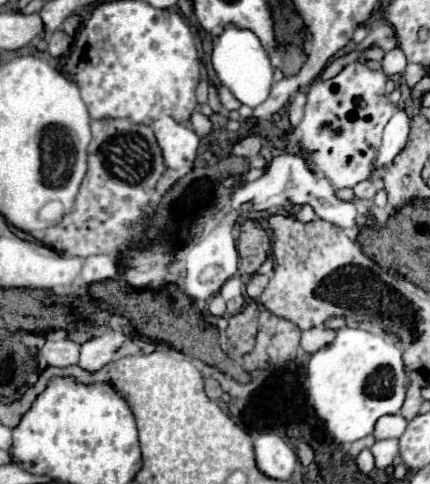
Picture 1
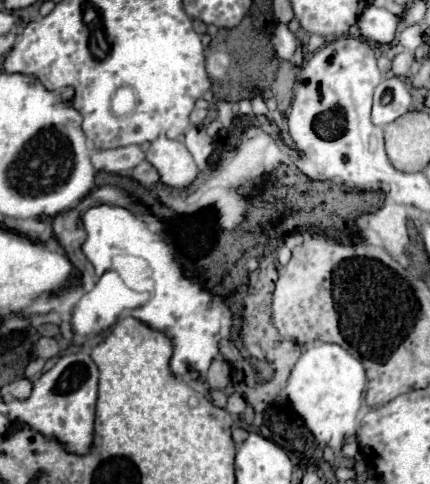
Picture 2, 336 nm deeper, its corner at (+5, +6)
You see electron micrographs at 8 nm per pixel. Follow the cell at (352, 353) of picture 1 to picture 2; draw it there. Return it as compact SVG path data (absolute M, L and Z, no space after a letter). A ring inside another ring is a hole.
M338 344L308 346L290 372L286 396L292 410L304 420L306 428L314 434L318 444L330 446L336 454L348 436L358 430L358 410L366 386L366 372L358 358L350 356Z

